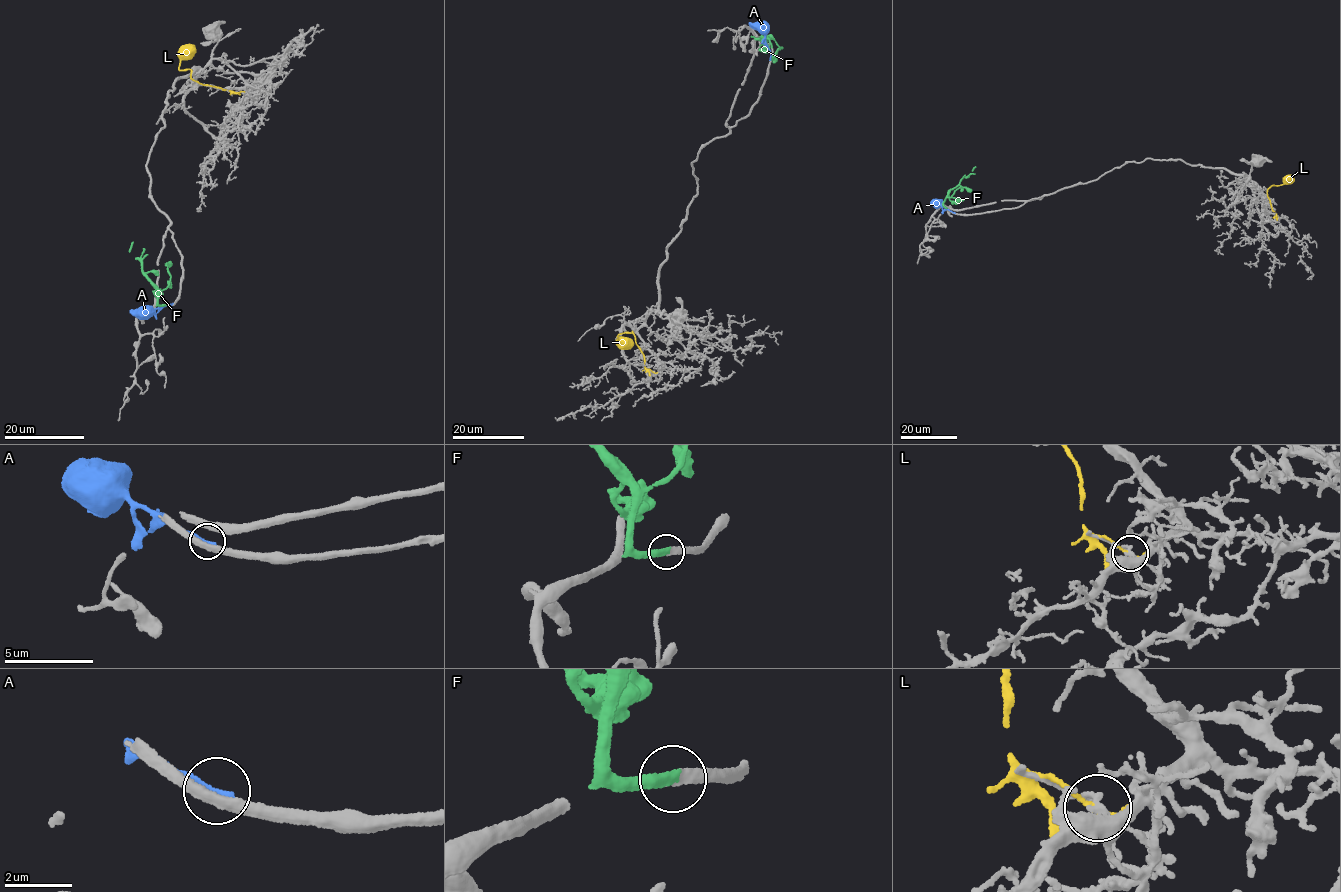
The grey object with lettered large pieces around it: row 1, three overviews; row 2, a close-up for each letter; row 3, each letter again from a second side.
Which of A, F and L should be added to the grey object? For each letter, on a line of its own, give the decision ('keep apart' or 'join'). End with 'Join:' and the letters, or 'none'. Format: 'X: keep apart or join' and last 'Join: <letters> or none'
A: keep apart
F: join
L: keep apart
Join: F

